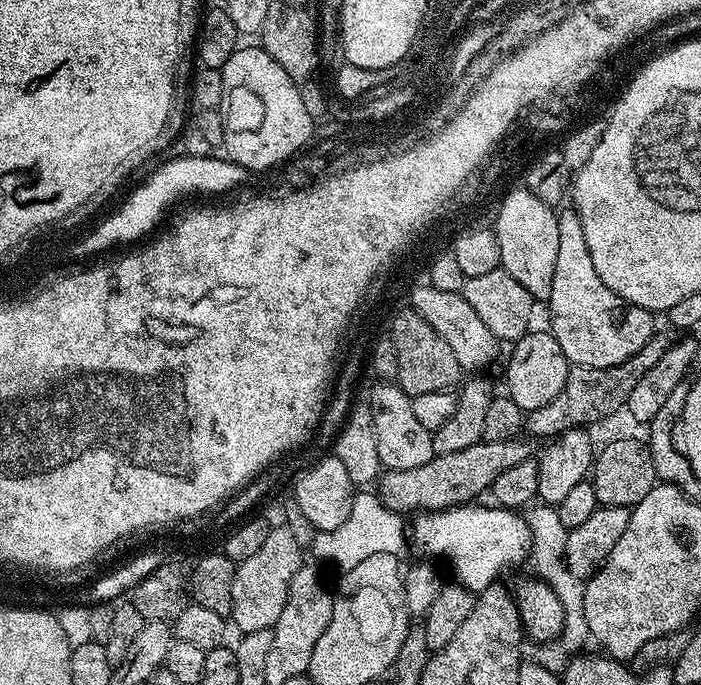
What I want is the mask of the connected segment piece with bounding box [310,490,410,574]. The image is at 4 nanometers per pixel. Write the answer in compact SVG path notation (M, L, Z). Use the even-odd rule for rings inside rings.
M357 491L354 506L350 506L350 514L346 517L346 522L342 522L342 526L338 526L338 530L316 533L310 549L311 555L316 555L317 561L325 560L326 563L333 564L338 570L337 573L343 574L354 570L354 566L358 566L358 562L371 558L373 554L403 557L404 547L406 549L409 547L410 536L406 531L405 517L386 506L379 495L375 493L373 495L370 492L372 491Z

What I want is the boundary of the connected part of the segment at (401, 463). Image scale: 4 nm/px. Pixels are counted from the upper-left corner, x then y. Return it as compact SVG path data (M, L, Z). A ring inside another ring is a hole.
M376 382L369 390L366 402L374 414L374 438L378 438L380 463L385 469L402 471L423 466L436 456L432 433L414 415L412 397L407 396L395 382Z

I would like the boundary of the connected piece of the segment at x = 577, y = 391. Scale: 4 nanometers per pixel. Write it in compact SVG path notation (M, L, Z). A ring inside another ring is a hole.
M657 334L634 354L634 358L626 358L618 366L609 368L577 368L575 366L568 369L568 381L566 386L562 386L562 394L554 398L554 402L546 402L538 410L527 413L526 428L533 437L544 436L543 438L555 438L561 436L566 430L571 428L584 428L588 424L596 424L599 420L604 420L607 416L612 416L616 411L623 409L627 405L630 394L634 391L634 386L645 377L646 373L653 368L658 358L666 354L670 345L669 338L663 334Z

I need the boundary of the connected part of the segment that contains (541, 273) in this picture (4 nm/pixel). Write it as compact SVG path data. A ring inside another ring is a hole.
M520 186L513 192L508 192L499 201L495 209L494 229L498 238L500 251L500 267L511 274L522 287L530 290L533 301L547 302L550 290L554 290L554 262L558 262L558 215L553 205L542 202L542 198L534 198L534 194L526 186Z

